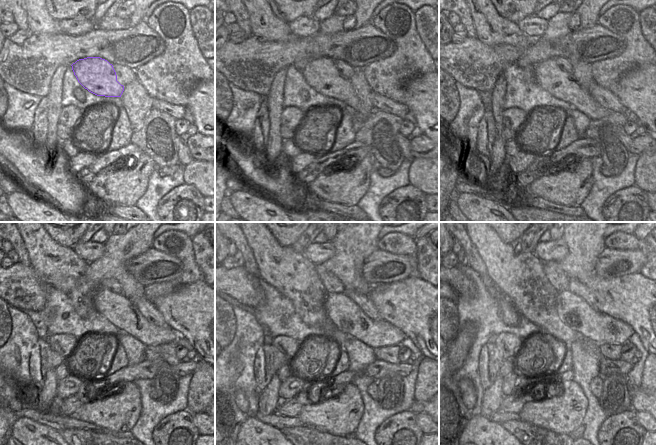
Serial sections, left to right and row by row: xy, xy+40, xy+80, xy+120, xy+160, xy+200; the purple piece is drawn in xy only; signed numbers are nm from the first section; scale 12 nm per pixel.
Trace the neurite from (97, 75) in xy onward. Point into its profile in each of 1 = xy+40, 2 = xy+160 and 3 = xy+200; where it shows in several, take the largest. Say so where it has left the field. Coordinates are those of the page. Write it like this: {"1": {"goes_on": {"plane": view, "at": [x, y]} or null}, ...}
{"1": {"goes_on": {"plane": "xy+40", "at": [321, 74]}}, "2": {"goes_on": {"plane": "xy+160", "at": [348, 317]}}, "3": {"goes_on": {"plane": "xy+200", "at": [593, 325]}}}

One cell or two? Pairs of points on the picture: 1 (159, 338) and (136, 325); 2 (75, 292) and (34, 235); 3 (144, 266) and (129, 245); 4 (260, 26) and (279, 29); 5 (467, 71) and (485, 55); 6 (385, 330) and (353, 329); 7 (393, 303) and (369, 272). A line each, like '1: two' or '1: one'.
1: one
2: one
3: two
4: one
5: one
6: one
7: two

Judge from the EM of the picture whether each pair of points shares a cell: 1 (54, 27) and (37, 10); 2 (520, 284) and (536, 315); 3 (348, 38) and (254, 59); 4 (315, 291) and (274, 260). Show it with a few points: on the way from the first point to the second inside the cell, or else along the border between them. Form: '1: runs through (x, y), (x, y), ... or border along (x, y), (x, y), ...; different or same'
1: runs through (50, 23), (41, 14); same
2: runs through (528, 292), (536, 300), (536, 307); same
3: runs through (325, 46), (302, 47), (287, 53), (277, 54); same
4: runs through (305, 288), (284, 269); same

